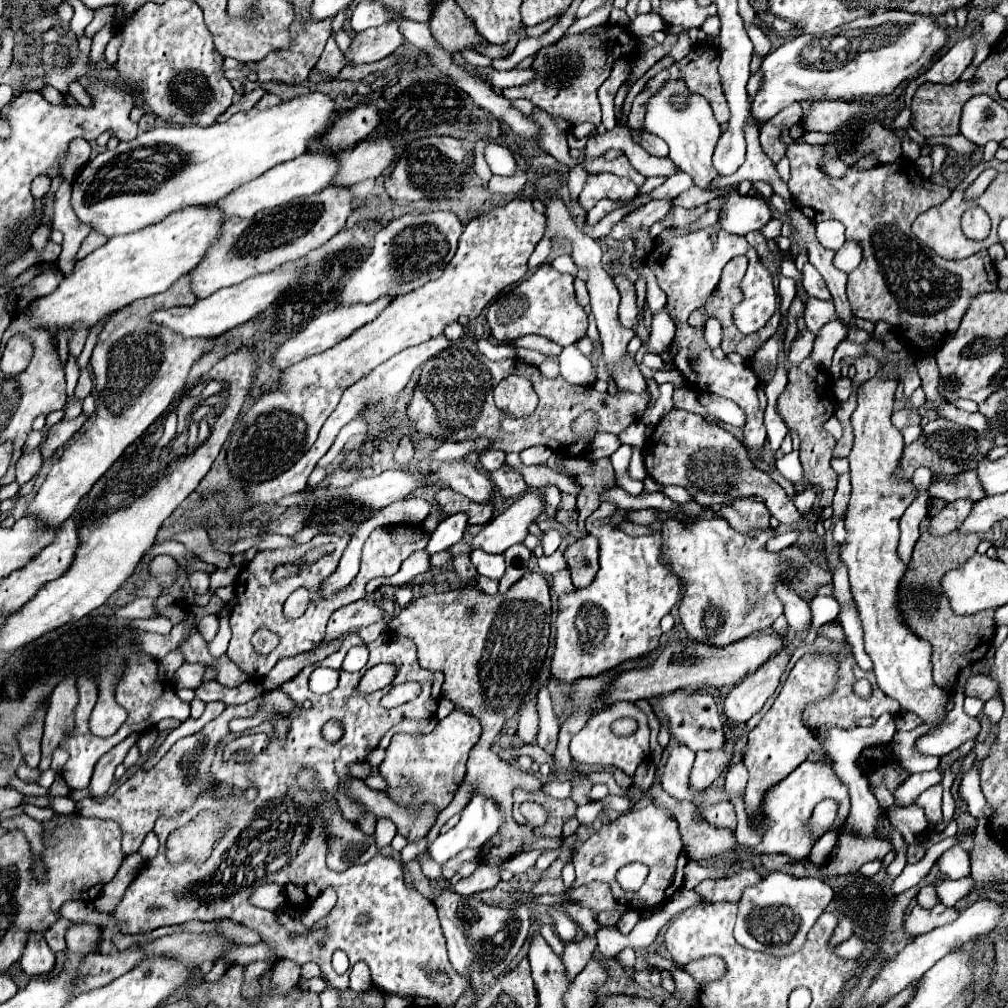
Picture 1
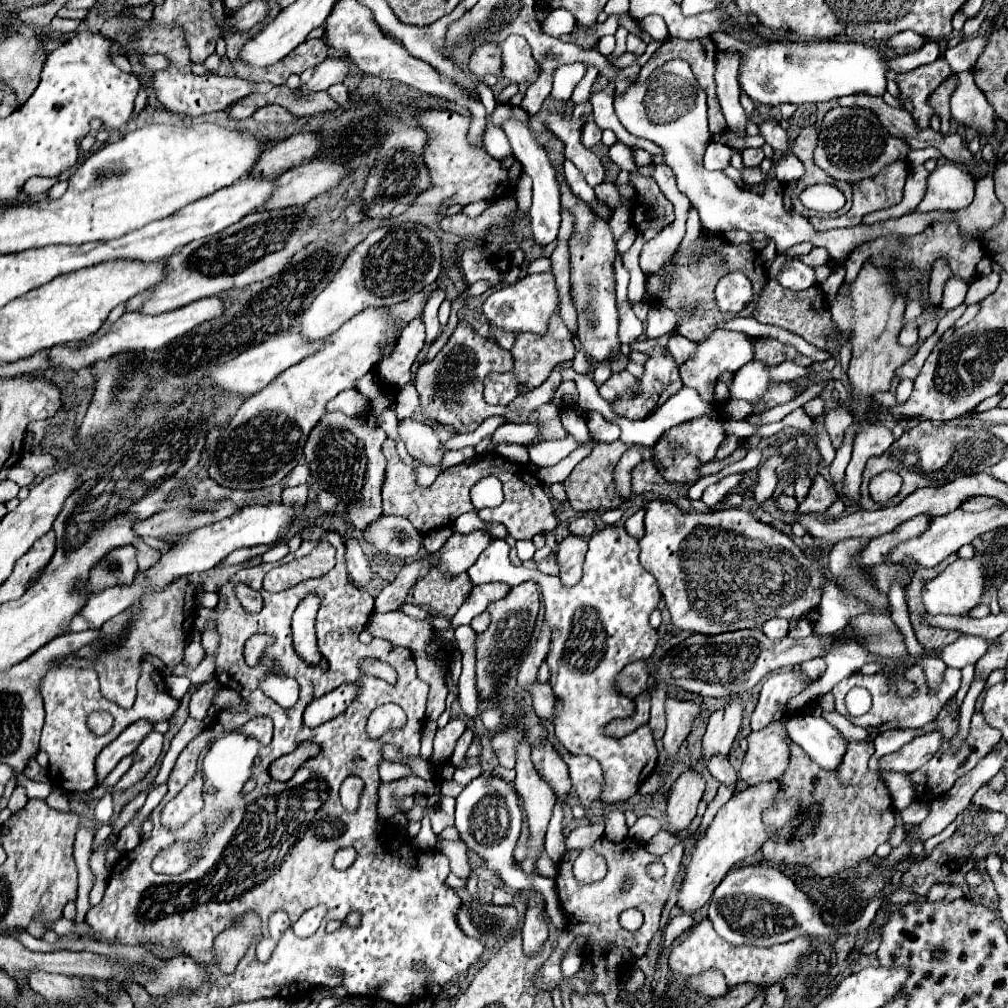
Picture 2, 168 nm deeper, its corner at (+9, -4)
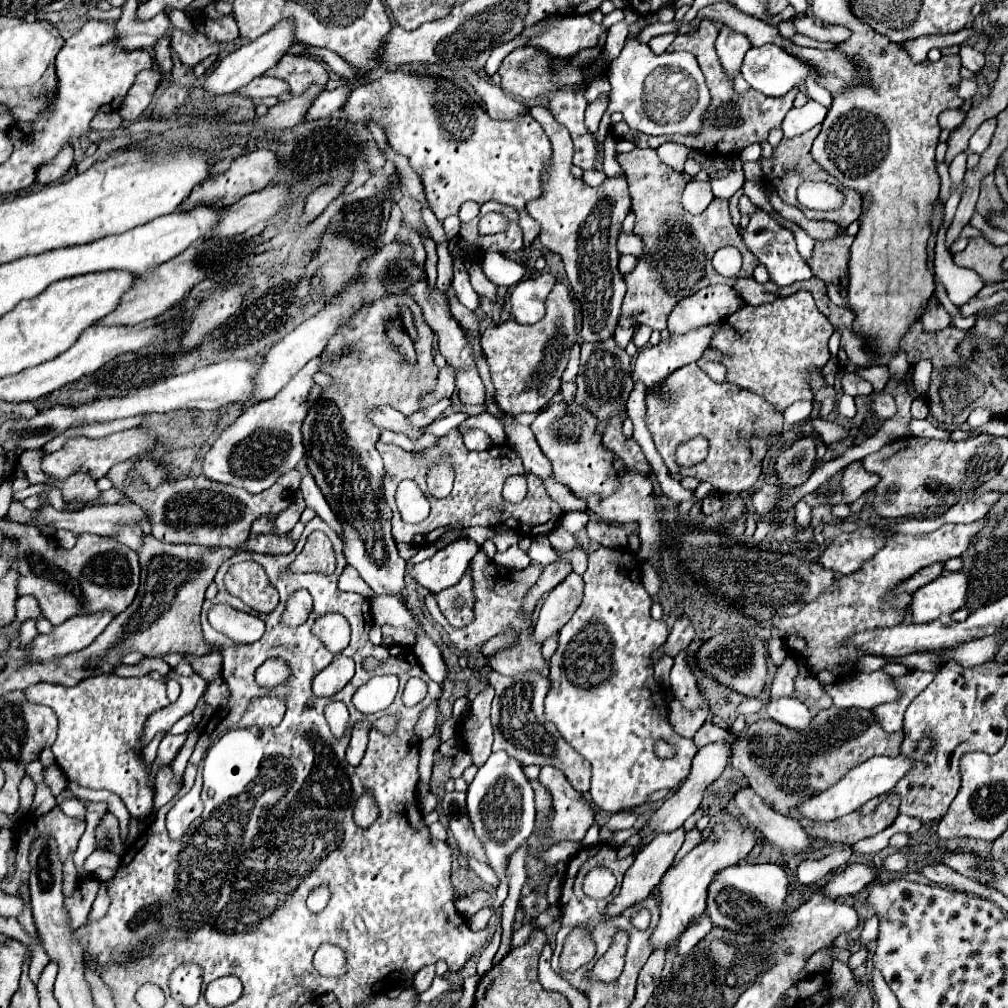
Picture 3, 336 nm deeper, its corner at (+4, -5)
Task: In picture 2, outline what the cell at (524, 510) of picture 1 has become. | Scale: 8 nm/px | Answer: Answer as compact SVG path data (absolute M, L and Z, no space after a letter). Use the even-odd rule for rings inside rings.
M473 531L469 535L453 533L447 539L447 543L435 553L435 563L431 567L443 571L449 577L459 575L459 573L467 571L477 561L481 551L491 541L493 539L483 531Z

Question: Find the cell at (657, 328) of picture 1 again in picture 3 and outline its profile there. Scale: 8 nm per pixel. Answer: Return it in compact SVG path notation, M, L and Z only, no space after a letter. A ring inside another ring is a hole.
M728 284L702 288L676 304L668 316L668 330L672 334L686 334L710 324L720 324L726 316L734 314L738 306L738 292Z

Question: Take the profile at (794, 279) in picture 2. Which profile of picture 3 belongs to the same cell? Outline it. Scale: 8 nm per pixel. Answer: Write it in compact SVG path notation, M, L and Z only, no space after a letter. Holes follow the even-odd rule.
M758 212L758 216L752 216L748 226L744 230L740 230L744 244L748 246L748 250L768 268L770 272L770 280L778 286L788 286L800 280L810 280L814 274L810 270L810 266L802 260L802 256L796 250L796 242L794 242L794 234L786 228L782 228L778 222L770 220L770 216L766 216L766 212Z

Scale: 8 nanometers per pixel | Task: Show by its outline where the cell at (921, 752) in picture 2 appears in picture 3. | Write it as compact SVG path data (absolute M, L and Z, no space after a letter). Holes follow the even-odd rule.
M874 756L870 760L866 760L864 764L856 766L854 770L850 770L838 784L834 784L832 788L828 788L826 792L806 800L804 804L800 804L800 808L796 812L792 812L794 818L798 816L808 816L808 818L814 818L814 820L834 820L834 818L840 818L840 816L846 816L854 810L858 810L862 804L866 804L868 800L876 798L876 796L882 796L882 794L888 794L910 770L914 770L914 762L908 758L908 756Z

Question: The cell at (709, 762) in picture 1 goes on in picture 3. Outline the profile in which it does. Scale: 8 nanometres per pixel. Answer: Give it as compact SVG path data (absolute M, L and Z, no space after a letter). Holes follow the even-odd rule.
M678 828L674 832L662 832L658 834L646 848L642 848L642 852L636 854L636 860L634 864L626 870L624 874L624 882L622 882L622 888L620 888L620 894L608 904L608 916L616 916L618 912L624 912L628 906L636 904L638 900L644 900L656 886L658 886L658 880L662 880L664 872L668 870L668 866L672 864L676 852L682 848L682 842L684 842L684 834L686 830L684 828Z

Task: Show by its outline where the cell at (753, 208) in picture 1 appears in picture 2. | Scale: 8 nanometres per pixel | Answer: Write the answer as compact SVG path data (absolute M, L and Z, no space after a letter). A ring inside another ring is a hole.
M671 59L657 67L643 83L637 79L631 79L627 89L623 93L613 93L615 103L615 115L619 117L621 125L635 137L649 139L663 147L665 151L665 163L673 169L677 175L677 185L683 195L689 197L691 205L701 215L701 225L715 233L725 233L731 229L743 229L747 233L765 233L769 239L775 241L779 251L785 251L797 243L809 241L813 247L825 247L829 249L831 257L837 261L843 261L855 247L897 233L897 235L917 235L927 225L937 221L955 221L959 225L961 233L977 235L981 231L991 229L1003 219L1003 205L995 197L993 191L993 177L981 177L977 181L975 199L969 207L959 211L931 211L931 213L909 213L899 219L889 219L875 225L857 225L857 227L845 227L845 229L829 229L829 231L815 231L809 219L789 213L781 199L781 181L769 179L765 183L763 193L753 193L751 189L739 189L725 173L721 171L707 171L703 167L703 153L705 147L711 141L709 129L707 129L707 95L697 83L689 63Z

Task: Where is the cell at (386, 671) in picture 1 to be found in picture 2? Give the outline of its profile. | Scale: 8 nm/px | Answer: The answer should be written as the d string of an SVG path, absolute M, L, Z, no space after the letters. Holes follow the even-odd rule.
M341 685L337 691L331 691L329 695L321 697L321 699L315 699L307 709L305 709L305 715L303 715L303 721L305 725L309 727L317 727L333 717L337 717L341 711L347 709L349 701L353 701L357 689L351 685Z

